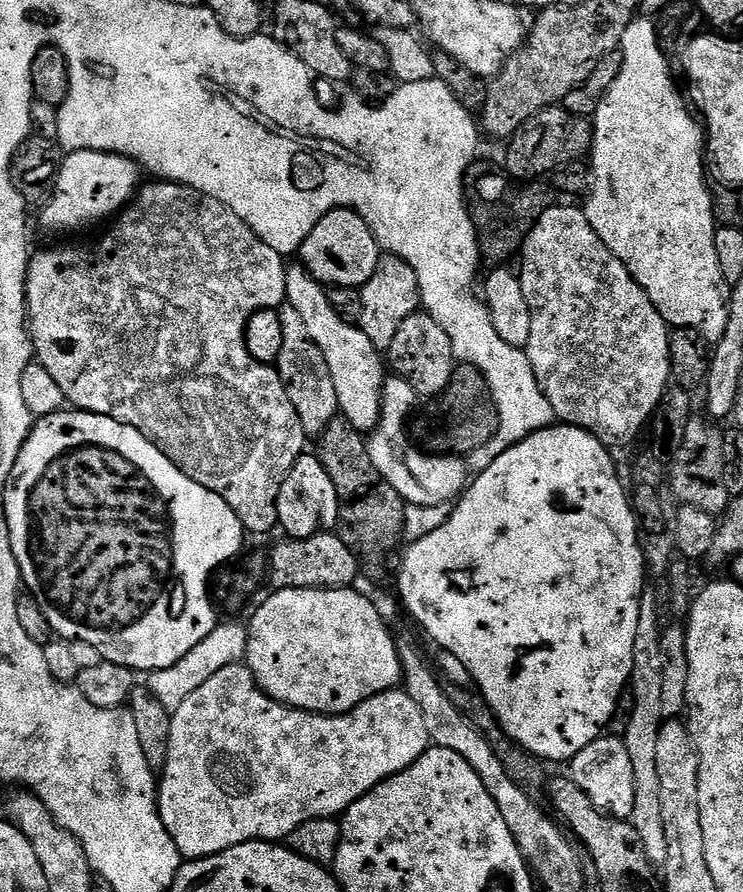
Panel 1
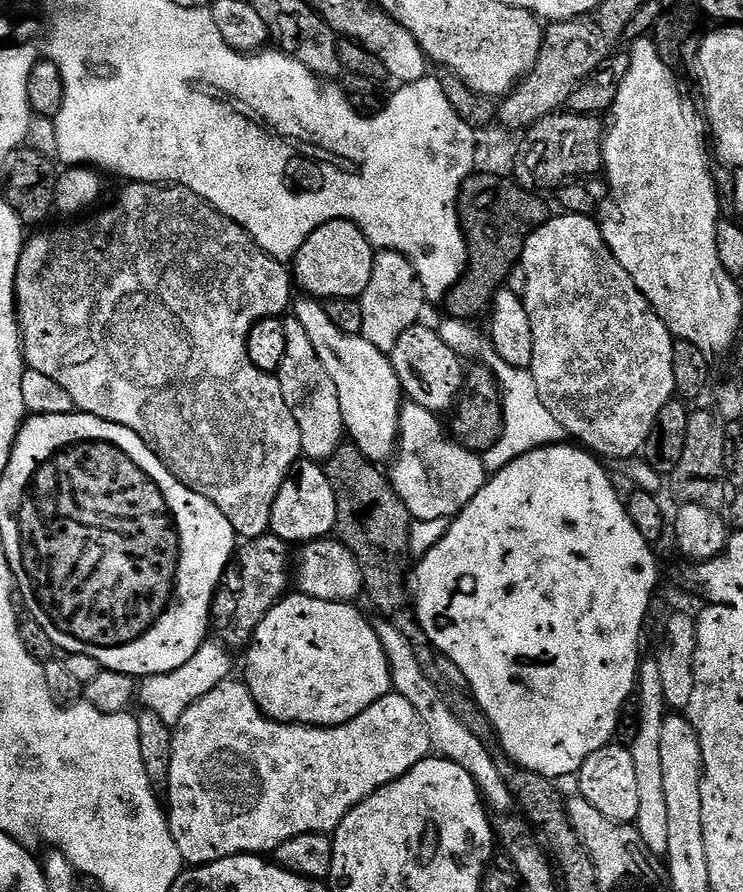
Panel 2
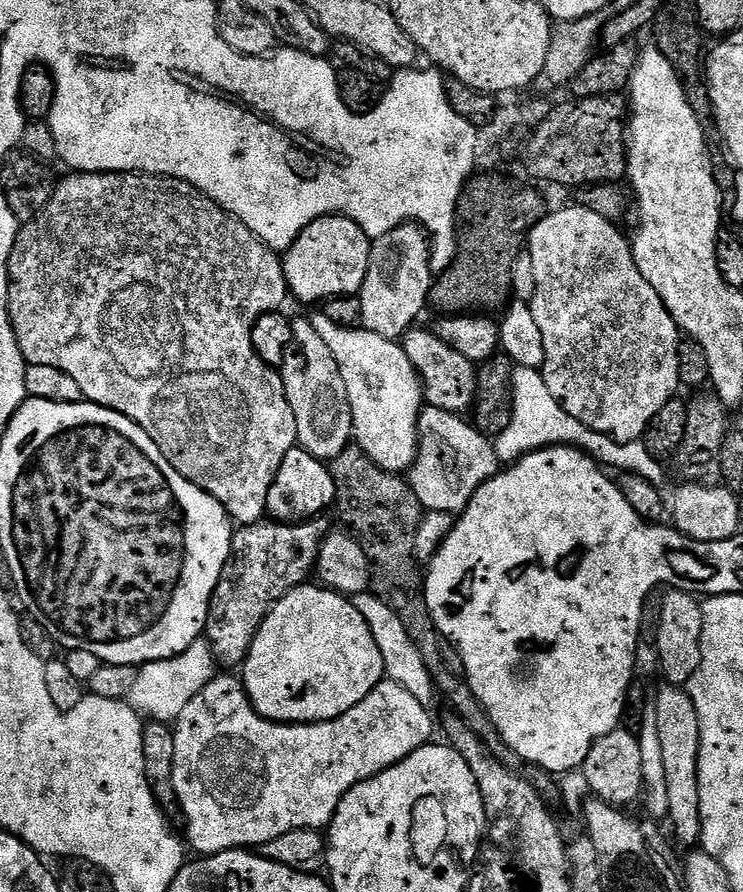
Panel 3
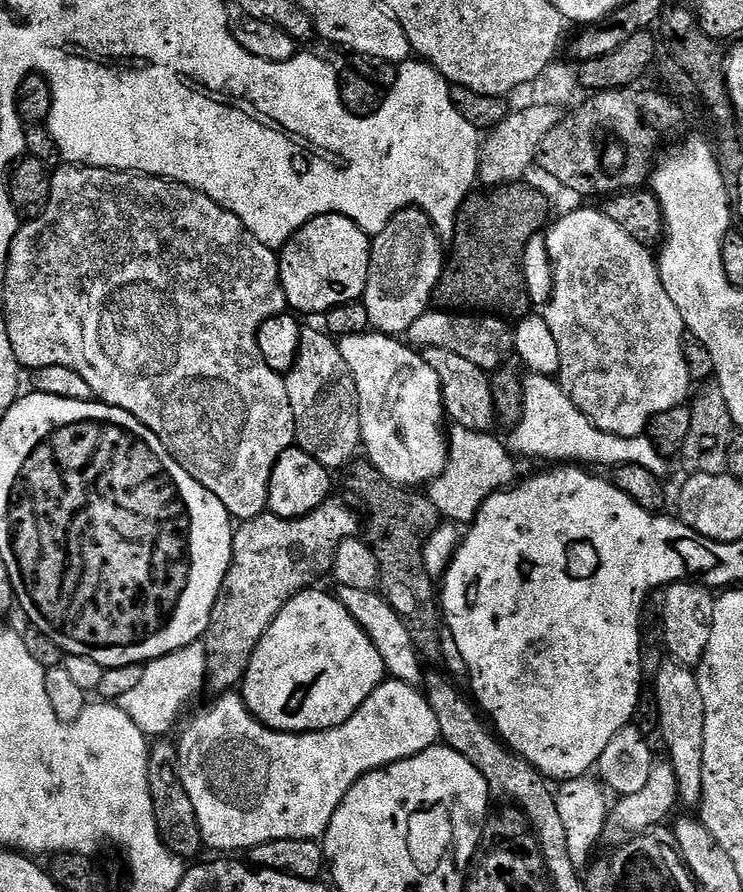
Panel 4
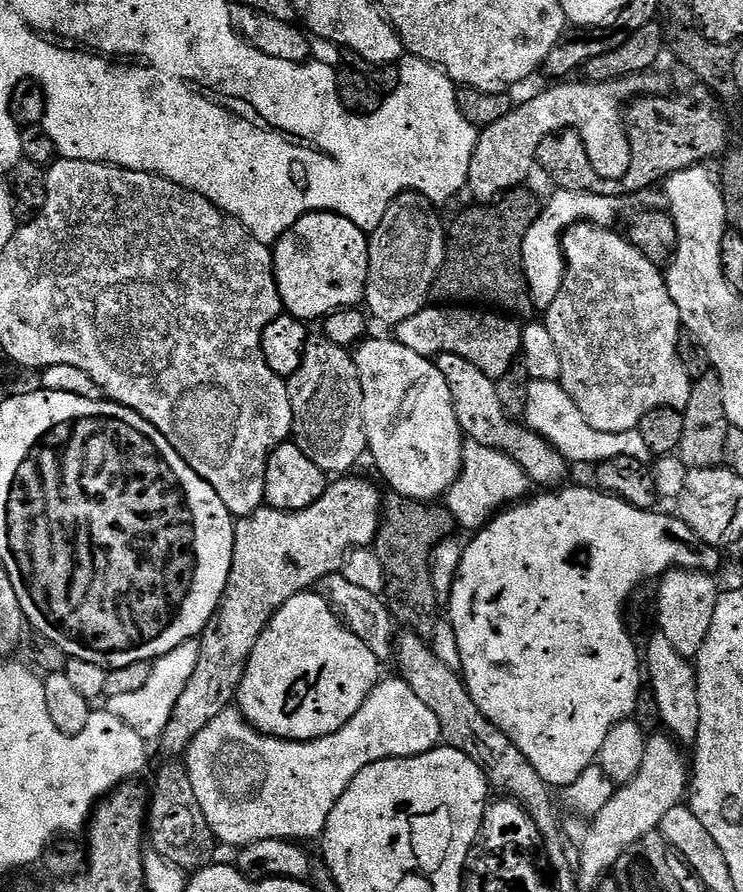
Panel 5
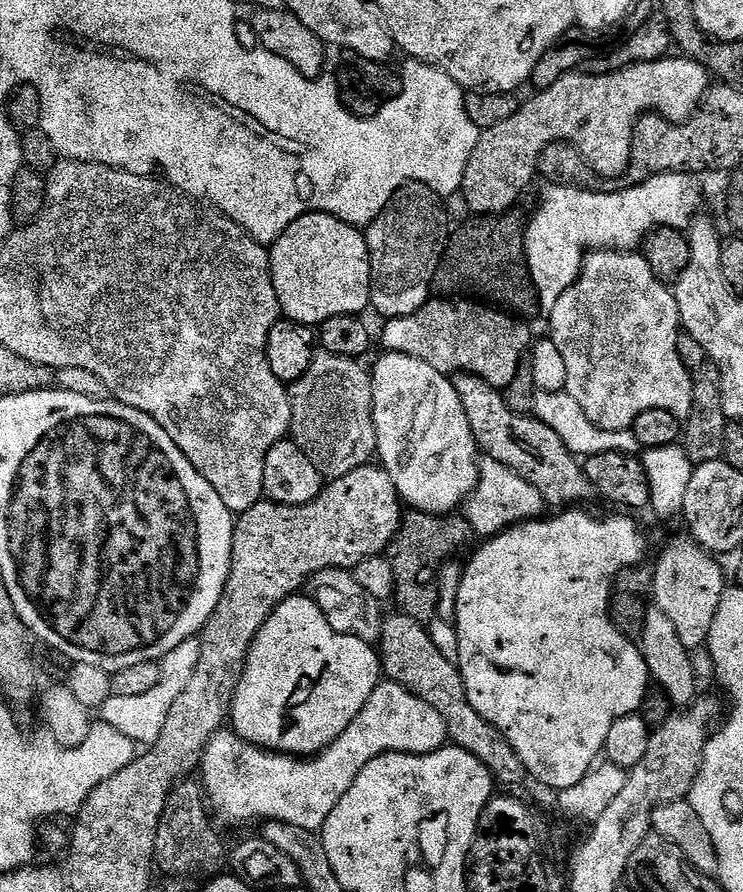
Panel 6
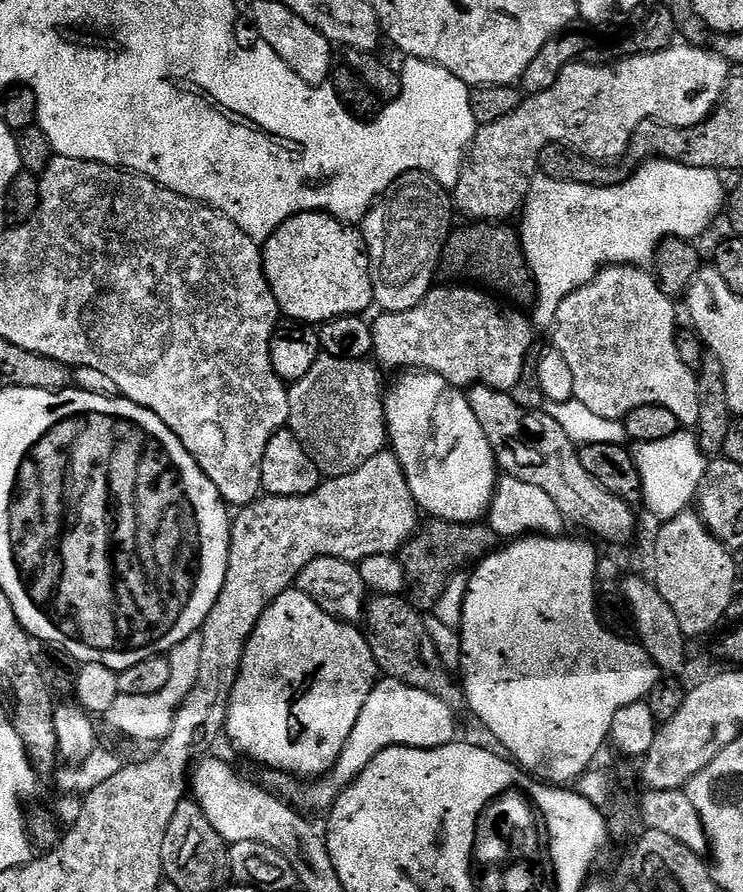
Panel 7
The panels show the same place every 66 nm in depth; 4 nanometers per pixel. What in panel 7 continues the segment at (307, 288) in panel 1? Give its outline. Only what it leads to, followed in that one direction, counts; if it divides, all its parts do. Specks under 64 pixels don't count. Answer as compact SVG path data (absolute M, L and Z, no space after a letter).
M408 370L396 380L396 388L387 389L384 396L384 422L388 426L388 444L396 455L400 469L404 471L410 494L416 500L421 513L429 512L429 517L449 520L459 524L474 524L485 519L496 492L498 465L496 455L486 442L486 434L474 410L470 410L467 395L456 385L451 384L433 372Z

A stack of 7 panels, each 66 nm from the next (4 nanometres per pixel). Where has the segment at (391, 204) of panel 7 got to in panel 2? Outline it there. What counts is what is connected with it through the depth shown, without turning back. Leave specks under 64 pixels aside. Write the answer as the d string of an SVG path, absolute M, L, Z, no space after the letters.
M380 250L376 252L374 270L370 274L370 286L358 298L362 306L362 334L374 346L391 354L398 338L420 319L420 311L426 308L424 287L412 261L402 251Z

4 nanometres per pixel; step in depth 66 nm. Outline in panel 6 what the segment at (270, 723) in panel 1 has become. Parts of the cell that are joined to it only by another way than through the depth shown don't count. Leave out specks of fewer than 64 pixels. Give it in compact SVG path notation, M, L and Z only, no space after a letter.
M381 682L374 694L370 694L366 706L362 706L358 718L354 718L354 722L350 722L350 726L342 730L340 737L330 747L315 756L301 758L273 752L244 740L235 730L221 730L208 739L198 772L199 775L204 775L202 784L206 789L207 803L236 824L248 824L251 820L281 820L290 826L320 830L323 829L326 818L330 818L330 810L334 810L334 806L342 802L342 794L346 794L346 790L354 786L354 778L362 774L362 766L366 766L366 762L387 752L437 752L445 747L447 740L448 731L442 722L442 714L438 714L434 706L426 706L422 698L418 698L401 684Z

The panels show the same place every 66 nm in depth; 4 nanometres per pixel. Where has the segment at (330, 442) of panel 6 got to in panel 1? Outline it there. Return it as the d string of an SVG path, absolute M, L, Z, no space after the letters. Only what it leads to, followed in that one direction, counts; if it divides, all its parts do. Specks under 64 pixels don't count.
M284 306L279 309L279 314L282 322L282 350L278 354L274 367L280 373L286 394L302 422L305 437L316 438L326 430L326 426L338 415L340 410L338 394L334 394L334 378L330 378L330 366L326 366L326 358L322 354L322 350L318 350L314 338L310 338L310 333L306 330L301 316L298 315L298 310Z

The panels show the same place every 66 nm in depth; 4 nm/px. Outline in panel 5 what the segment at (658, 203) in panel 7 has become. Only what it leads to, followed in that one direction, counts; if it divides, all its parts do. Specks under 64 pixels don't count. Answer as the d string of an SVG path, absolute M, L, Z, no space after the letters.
M556 190L553 193L541 207L540 217L536 219L534 226L530 226L530 234L526 234L526 242L522 246L526 282L530 286L532 301L540 310L547 310L554 302L554 298L558 298L558 290L564 281L564 233L575 224L586 223L611 229L625 204L619 196L595 196L563 190Z

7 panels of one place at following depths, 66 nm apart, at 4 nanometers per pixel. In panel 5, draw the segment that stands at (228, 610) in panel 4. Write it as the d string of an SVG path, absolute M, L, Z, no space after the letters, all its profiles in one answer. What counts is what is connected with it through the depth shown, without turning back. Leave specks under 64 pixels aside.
M356 474L347 478L336 478L328 485L328 489L306 510L297 512L283 512L267 506L261 506L257 512L249 516L241 516L235 521L236 533L234 534L234 554L230 566L230 578L222 598L218 602L215 614L204 627L198 639L200 653L198 666L190 682L186 682L186 690L178 697L174 705L174 714L170 714L170 722L166 726L164 735L158 744L168 752L187 753L190 742L222 710L233 707L237 699L240 683L246 674L246 666L250 662L250 654L254 646L258 646L258 638L262 630L270 622L272 615L281 608L290 598L300 592L315 589L322 578L341 571L344 559L354 548L366 548L376 543L376 535L380 529L380 513L382 511L382 492L379 492L368 480L359 480Z

